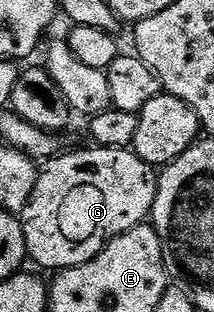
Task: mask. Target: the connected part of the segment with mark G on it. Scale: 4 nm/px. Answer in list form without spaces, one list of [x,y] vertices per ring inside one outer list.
[[[107,146],[74,150],[49,159],[39,169],[35,190],[21,211],[22,231],[26,252],[31,263],[43,266],[49,272],[71,270],[80,264],[88,264],[116,236],[143,225],[151,217],[156,200],[158,174],[155,167],[141,162],[133,149],[113,150]]]

